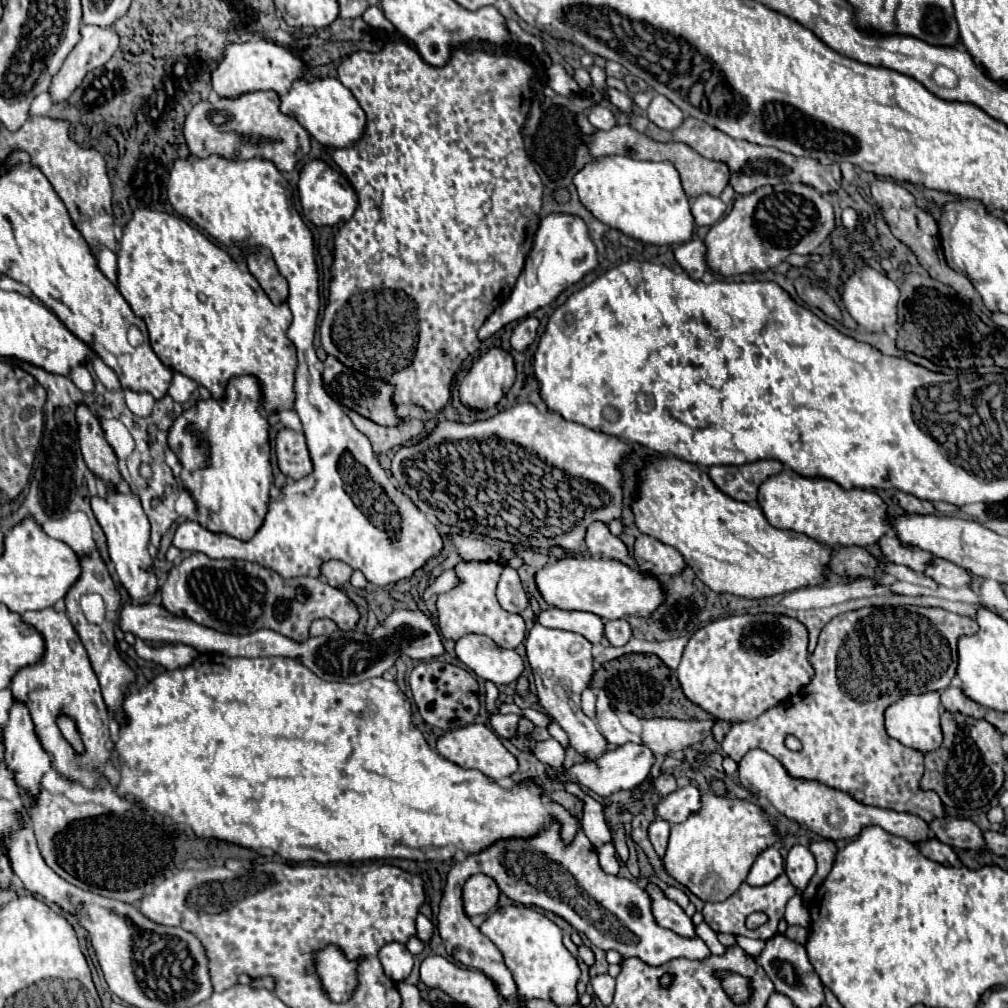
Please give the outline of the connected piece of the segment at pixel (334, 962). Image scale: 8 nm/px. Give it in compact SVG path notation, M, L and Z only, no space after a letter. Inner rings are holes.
M327 945L317 953L317 973L323 989L335 1003L347 1001L357 987L357 963L347 961L345 955L333 945Z

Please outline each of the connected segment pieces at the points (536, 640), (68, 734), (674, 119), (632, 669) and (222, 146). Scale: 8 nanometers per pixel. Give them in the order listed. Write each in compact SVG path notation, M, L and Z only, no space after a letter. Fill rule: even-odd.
M535 623L527 635L525 647L529 663L533 667L537 699L543 711L567 733L577 753L585 755L585 759L591 761L601 757L607 749L607 741L597 729L595 721L581 711L581 691L589 687L593 675L593 655L591 655L593 645L583 635L561 629L549 629Z
M59 717L57 723L59 723L59 729L61 729L63 737L73 745L73 749L75 749L77 753L81 753L81 751L83 751L83 743L81 743L81 737L79 737L79 733L77 733L75 723L73 723L69 717Z
M663 95L653 97L651 105L647 107L647 115L661 129L677 129L685 119L683 111Z
M633 653L617 657L601 665L591 681L593 689L605 689L611 701L611 709L617 713L633 713L637 717L681 717L681 719L713 719L699 705L693 705L681 691L677 673L671 671L657 655L653 653Z
M273 91L221 97L215 103L199 101L185 119L183 135L191 155L199 159L209 155L219 155L233 161L261 157L271 161L279 171L293 171L311 149L309 133L293 117L279 111L279 95Z

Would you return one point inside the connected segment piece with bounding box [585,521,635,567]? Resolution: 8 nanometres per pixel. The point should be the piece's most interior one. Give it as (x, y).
(600, 541)

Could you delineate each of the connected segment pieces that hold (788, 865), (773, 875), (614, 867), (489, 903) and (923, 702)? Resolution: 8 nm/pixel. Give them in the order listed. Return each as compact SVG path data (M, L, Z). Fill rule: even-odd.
M793 845L785 859L785 875L791 879L791 883L797 887L799 893L807 887L809 879L815 875L815 859L809 847L805 845Z
M767 847L753 863L749 875L747 875L747 883L753 887L761 887L771 883L773 879L777 879L783 873L783 857L775 847Z
M607 843L607 845L599 847L597 849L597 857L599 857L599 865L601 865L601 869L605 869L605 873L609 873L609 875L617 875L619 873L619 861L617 861L613 843Z
M473 875L465 887L463 887L463 903L465 903L465 913L469 917L473 915L485 915L489 909L493 909L499 901L499 887L489 875Z
M923 693L923 695L905 695L901 701L891 705L885 711L885 729L889 737L899 741L905 747L917 749L919 753L931 753L941 747L943 733L939 725L939 693Z

